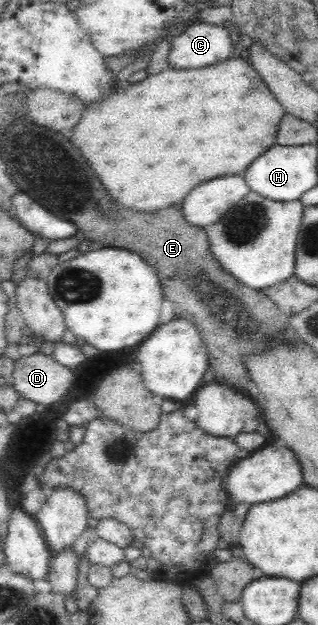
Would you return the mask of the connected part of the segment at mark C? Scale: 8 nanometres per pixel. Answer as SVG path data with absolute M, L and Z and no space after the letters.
M204 21L191 23L169 43L167 63L172 69L202 69L233 56L227 28Z

